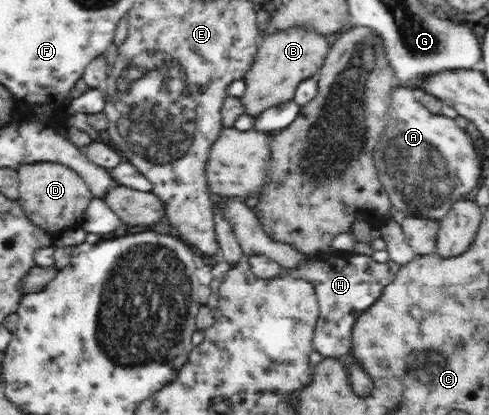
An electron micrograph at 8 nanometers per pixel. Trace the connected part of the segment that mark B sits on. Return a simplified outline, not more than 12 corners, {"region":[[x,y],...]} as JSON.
{"region":[[271,31],[244,75],[241,103],[258,117],[318,76],[328,36]]}

